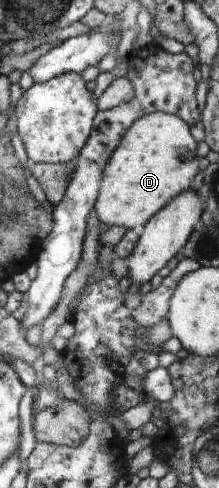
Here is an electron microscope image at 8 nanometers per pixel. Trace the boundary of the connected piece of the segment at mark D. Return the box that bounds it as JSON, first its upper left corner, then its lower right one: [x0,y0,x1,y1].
[95,112,199,230]

